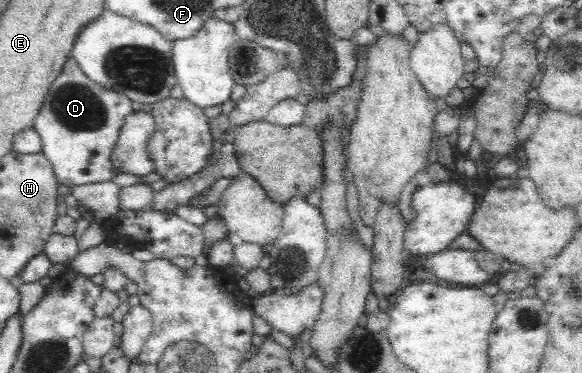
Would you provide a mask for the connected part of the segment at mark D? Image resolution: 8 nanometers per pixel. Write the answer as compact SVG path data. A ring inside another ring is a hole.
M68 56L31 126L41 138L41 152L51 161L56 181L72 187L117 177L121 169L112 161L112 152L126 116L137 109L130 98L88 79L73 56Z

